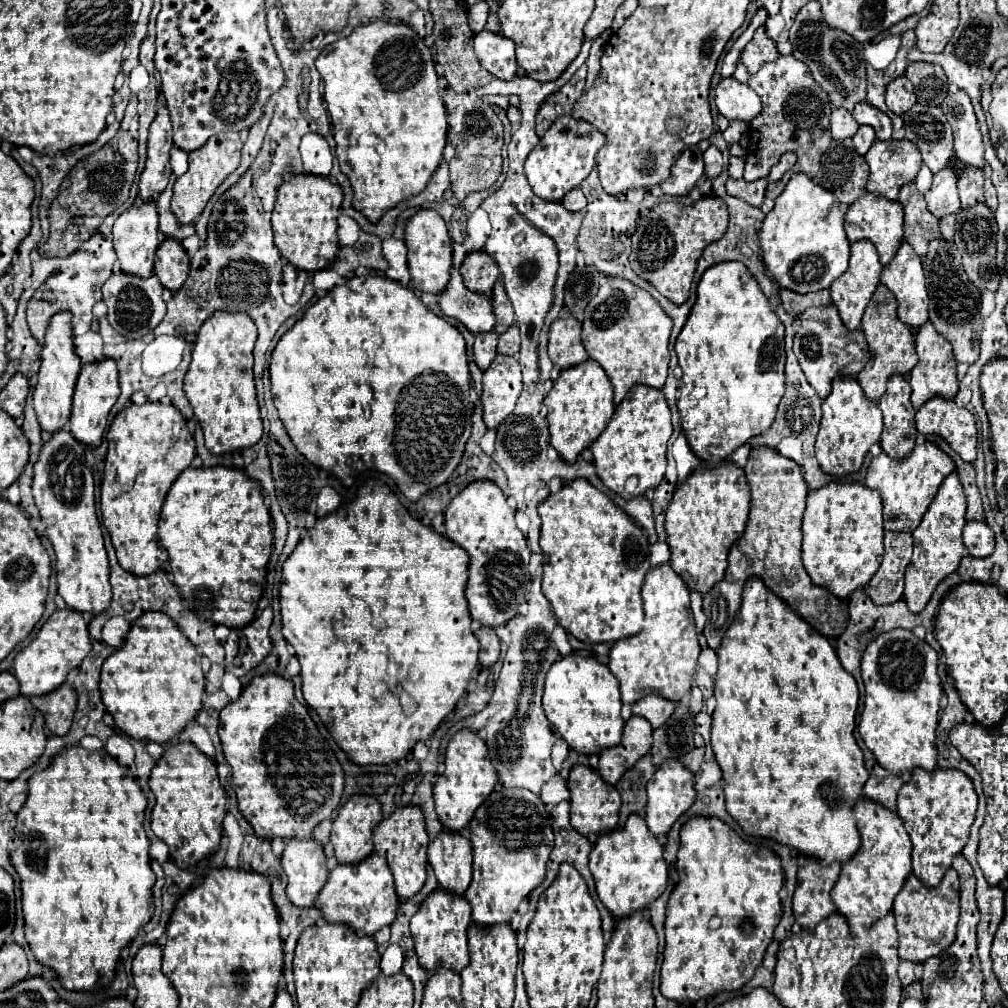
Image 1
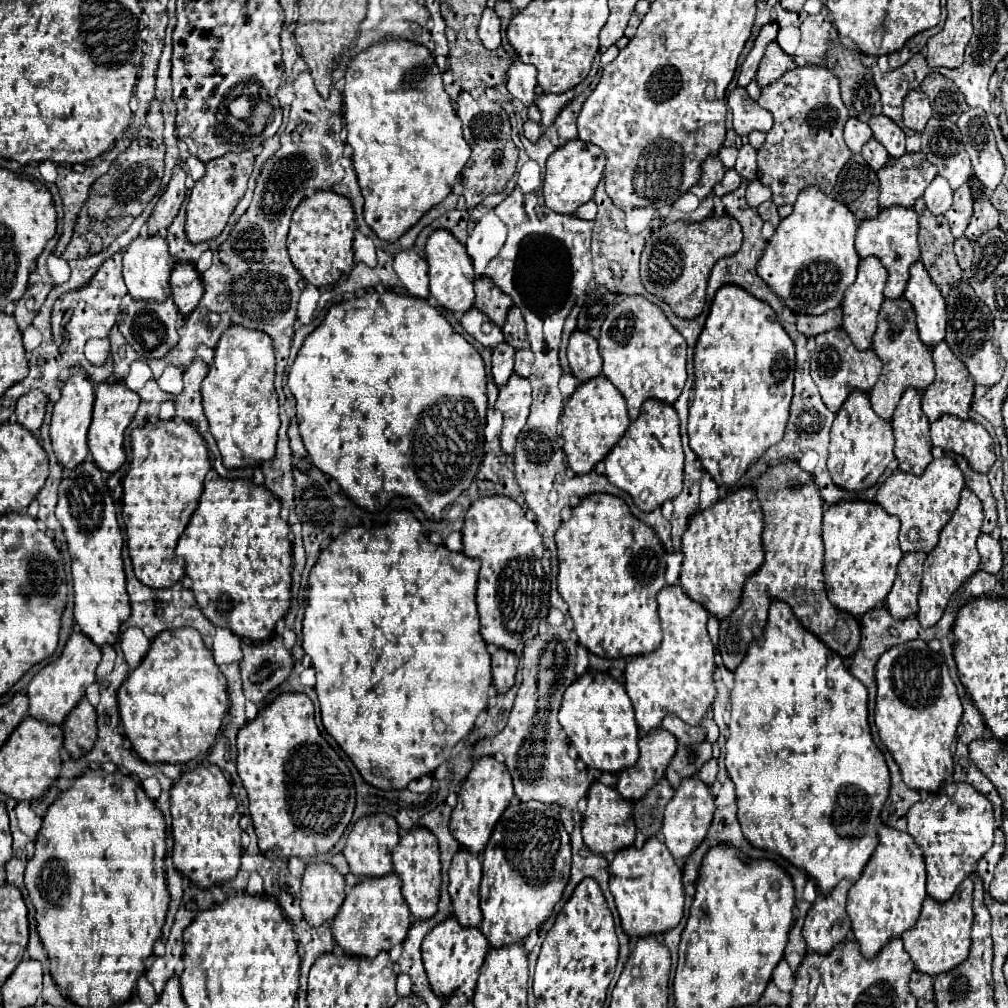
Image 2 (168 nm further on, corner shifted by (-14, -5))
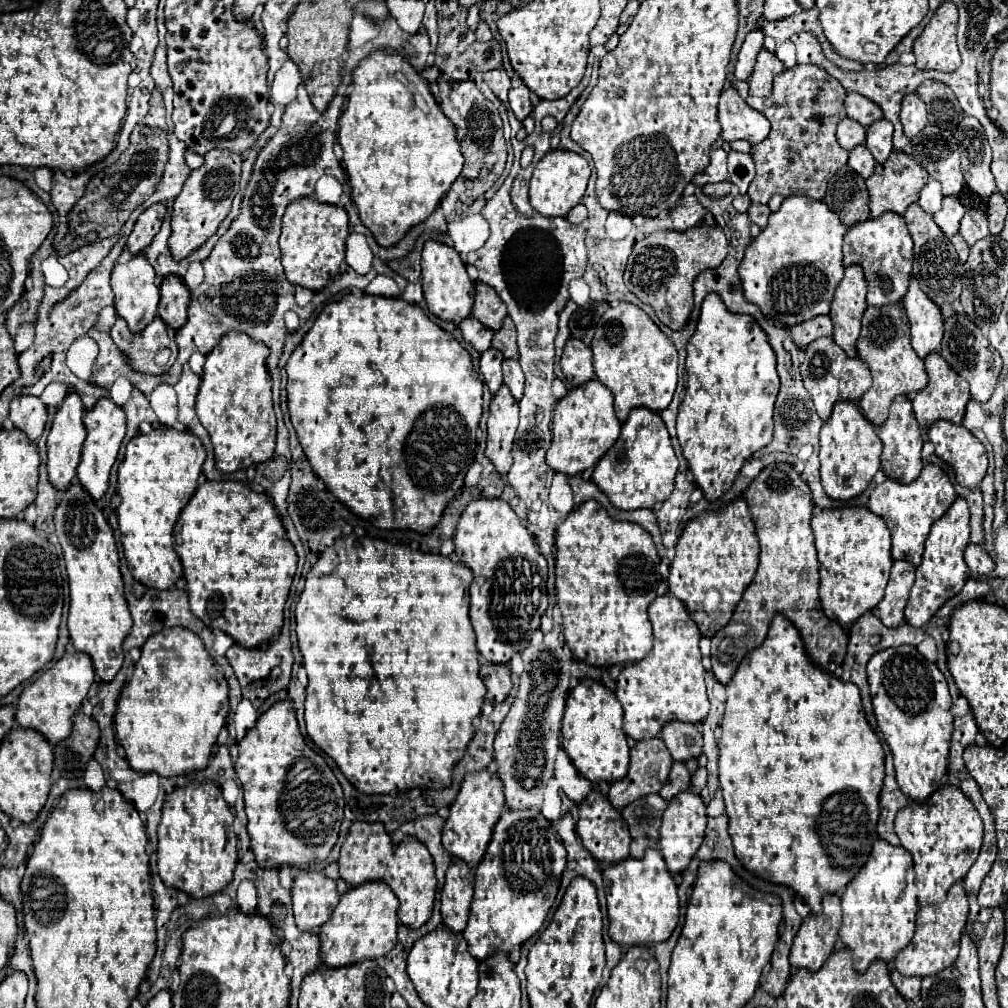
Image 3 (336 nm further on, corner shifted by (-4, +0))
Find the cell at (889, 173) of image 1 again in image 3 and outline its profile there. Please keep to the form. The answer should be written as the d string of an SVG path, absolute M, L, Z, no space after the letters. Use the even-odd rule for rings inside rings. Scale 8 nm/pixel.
M891 152L891 156L875 166L875 172L871 178L867 178L867 190L869 190L869 208L871 208L871 218L879 218L885 212L897 212L905 214L909 204L919 200L921 188L927 184L929 176L923 166L913 162L913 158L905 152Z

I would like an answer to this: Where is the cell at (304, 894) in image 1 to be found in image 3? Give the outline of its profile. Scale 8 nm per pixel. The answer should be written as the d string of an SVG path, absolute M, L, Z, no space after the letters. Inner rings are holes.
M301 870L297 874L291 896L295 924L301 932L319 930L331 918L333 908L339 902L335 880L315 870Z

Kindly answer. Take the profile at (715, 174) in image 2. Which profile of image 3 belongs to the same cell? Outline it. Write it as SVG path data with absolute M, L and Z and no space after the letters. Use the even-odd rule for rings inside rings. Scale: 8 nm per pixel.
M717 148L717 150L711 152L711 164L707 166L707 170L697 174L693 178L693 182L697 186L705 186L705 184L721 182L721 180L729 180L729 174L727 174L727 152L723 148Z

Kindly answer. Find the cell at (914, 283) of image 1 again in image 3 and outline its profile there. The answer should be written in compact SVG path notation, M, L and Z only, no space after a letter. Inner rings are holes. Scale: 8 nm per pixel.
M915 278L909 284L903 306L911 324L911 346L919 358L925 358L931 352L939 352L943 338L943 316L939 306L933 306Z

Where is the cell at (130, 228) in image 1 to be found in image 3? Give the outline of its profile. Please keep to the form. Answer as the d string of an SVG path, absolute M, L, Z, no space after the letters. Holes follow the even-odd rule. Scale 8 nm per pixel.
M137 254L135 258L131 258L125 264L117 262L113 268L113 276L111 276L111 288L115 292L117 314L127 322L127 326L129 326L129 330L133 330L133 334L141 334L141 330L145 330L145 326L149 322L153 322L153 318L157 316L159 288L155 284L153 266L147 262L147 258L143 254Z

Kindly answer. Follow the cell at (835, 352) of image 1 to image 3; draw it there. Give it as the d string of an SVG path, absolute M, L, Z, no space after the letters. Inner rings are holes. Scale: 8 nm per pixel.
M817 338L815 342L809 344L809 348L805 350L805 360L801 364L801 376L807 392L811 394L815 410L823 422L829 420L835 402L841 402L841 400L857 402L871 386L871 372L865 366L865 362L861 358L849 358L833 342L833 338Z

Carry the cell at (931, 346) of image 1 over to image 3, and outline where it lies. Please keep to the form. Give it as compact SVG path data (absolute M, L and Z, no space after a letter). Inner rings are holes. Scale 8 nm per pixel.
M929 354L925 358L925 370L929 374L929 384L925 390L913 394L913 398L911 398L913 412L915 412L919 426L929 428L937 420L949 420L953 424L961 424L961 420L965 416L965 406L971 400L969 384L957 372L953 372L949 368L949 364L941 358L941 354Z

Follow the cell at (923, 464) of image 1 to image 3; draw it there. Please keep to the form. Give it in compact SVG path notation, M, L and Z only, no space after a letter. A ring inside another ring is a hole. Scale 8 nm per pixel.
M927 464L919 478L911 484L897 484L895 480L885 480L883 484L875 486L875 490L871 492L869 504L867 508L881 516L885 520L885 524L891 530L891 540L893 540L893 560L907 560L913 566L921 564L921 556L923 556L923 546L925 546L925 538L931 530L931 524L935 520L939 520L949 506L955 502L957 494L953 484L949 482L947 474L935 466L935 464Z

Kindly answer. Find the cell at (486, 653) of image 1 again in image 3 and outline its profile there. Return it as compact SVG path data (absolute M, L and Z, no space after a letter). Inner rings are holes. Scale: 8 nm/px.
M483 664L481 666L481 678L487 686L487 700L491 702L503 702L507 694L511 692L511 672L507 666L497 664Z

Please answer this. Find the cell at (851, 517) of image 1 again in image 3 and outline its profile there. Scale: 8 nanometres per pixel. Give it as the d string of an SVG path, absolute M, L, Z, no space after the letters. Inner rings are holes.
M863 506L817 510L811 528L819 556L819 600L823 612L843 628L849 628L859 616L871 612L885 594L893 566L891 532L877 514Z

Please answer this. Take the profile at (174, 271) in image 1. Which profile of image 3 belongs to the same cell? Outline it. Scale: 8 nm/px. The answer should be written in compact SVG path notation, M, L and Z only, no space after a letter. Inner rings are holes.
M171 276L161 284L161 300L159 300L159 318L173 330L179 330L187 322L187 304L189 304L189 288L181 278Z

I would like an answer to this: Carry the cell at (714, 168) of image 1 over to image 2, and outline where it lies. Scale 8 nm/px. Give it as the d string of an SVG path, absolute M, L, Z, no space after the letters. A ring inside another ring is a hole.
M729 169L729 171L725 173L725 177L715 185L713 193L715 193L715 195L719 195L719 197L723 197L723 195L727 195L727 193L735 191L735 189L739 187L739 183L741 183L739 173L737 173L735 169Z

